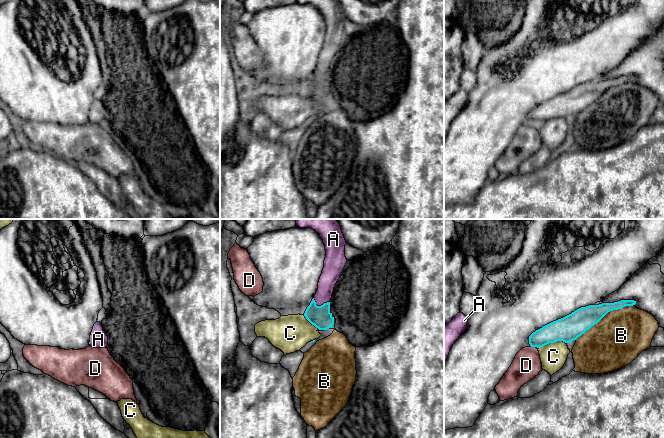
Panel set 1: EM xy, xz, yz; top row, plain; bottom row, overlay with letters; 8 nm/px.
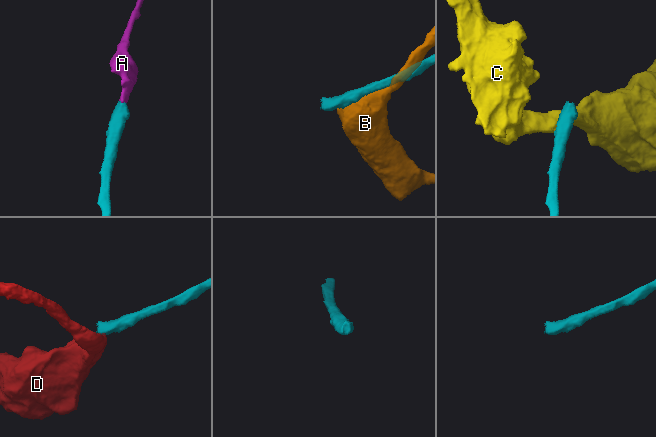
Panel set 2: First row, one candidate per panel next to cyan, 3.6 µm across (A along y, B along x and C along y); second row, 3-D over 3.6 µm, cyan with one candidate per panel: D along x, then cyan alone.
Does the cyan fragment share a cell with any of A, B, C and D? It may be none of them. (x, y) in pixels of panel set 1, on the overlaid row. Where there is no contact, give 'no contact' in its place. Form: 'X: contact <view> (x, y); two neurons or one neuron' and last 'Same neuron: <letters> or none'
A: contact xz (321, 305); one neuron
B: contact yz (603, 316); two neurons
C: contact yz (552, 342); two neurons
D: contact yz (533, 346); two neurons
Same neuron: A

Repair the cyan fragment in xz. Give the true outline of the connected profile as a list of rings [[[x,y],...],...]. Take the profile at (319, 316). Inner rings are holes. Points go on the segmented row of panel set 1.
[[[296,219],[296,226],[315,230],[325,245],[326,257],[318,290],[304,316],[319,330],[327,330],[334,325],[334,317],[330,312],[330,300],[347,263],[345,257],[347,242],[336,219]]]

